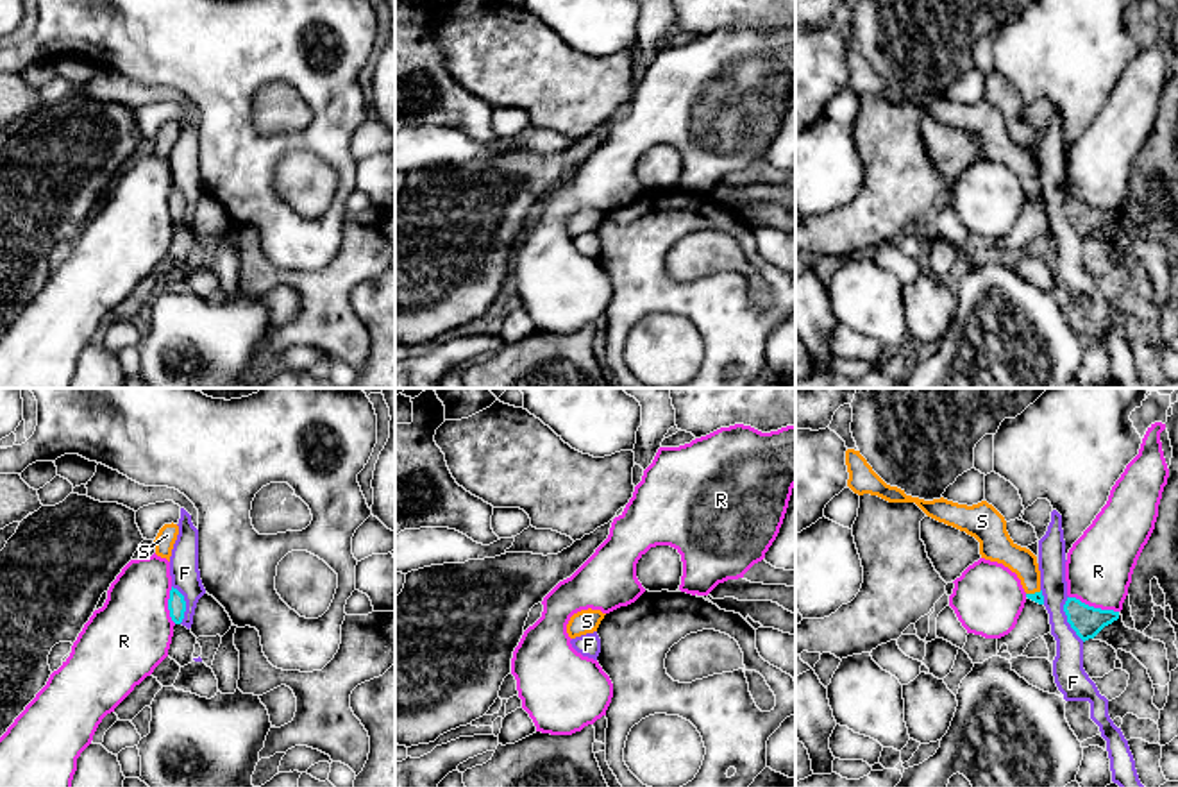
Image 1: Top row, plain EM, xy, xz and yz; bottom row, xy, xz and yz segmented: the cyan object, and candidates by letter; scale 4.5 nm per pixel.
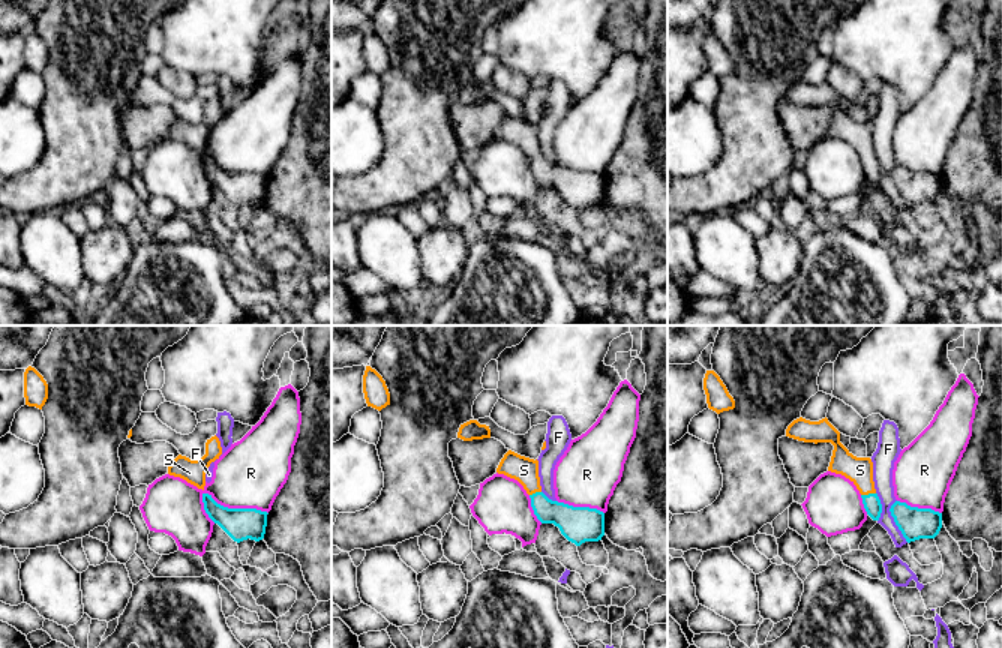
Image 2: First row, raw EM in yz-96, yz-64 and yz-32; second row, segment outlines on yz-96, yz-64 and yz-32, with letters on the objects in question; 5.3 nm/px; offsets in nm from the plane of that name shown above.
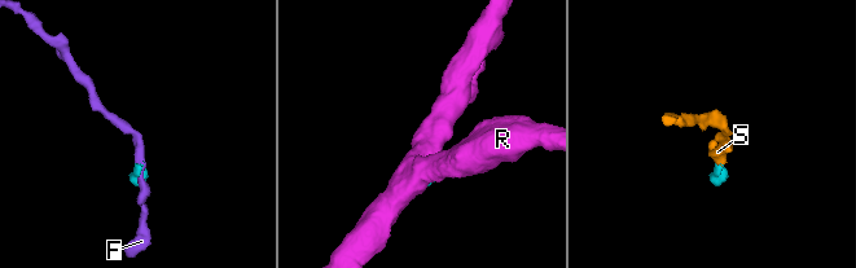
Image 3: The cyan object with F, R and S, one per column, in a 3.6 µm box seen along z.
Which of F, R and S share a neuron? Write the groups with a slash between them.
F / R / S

